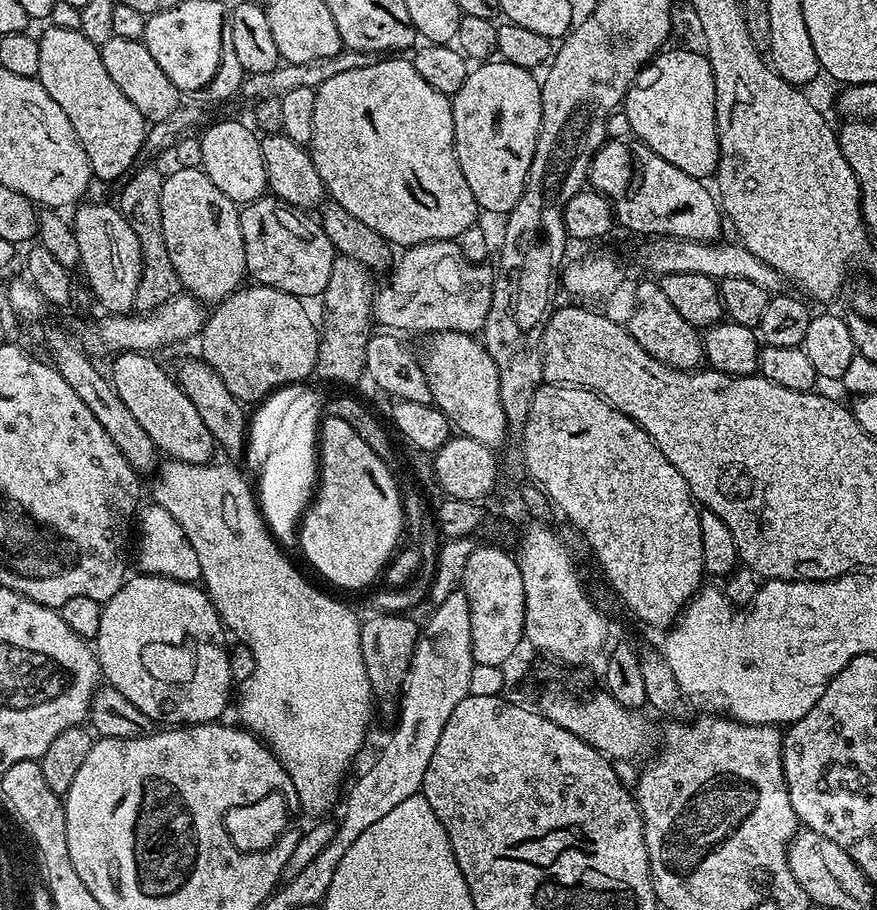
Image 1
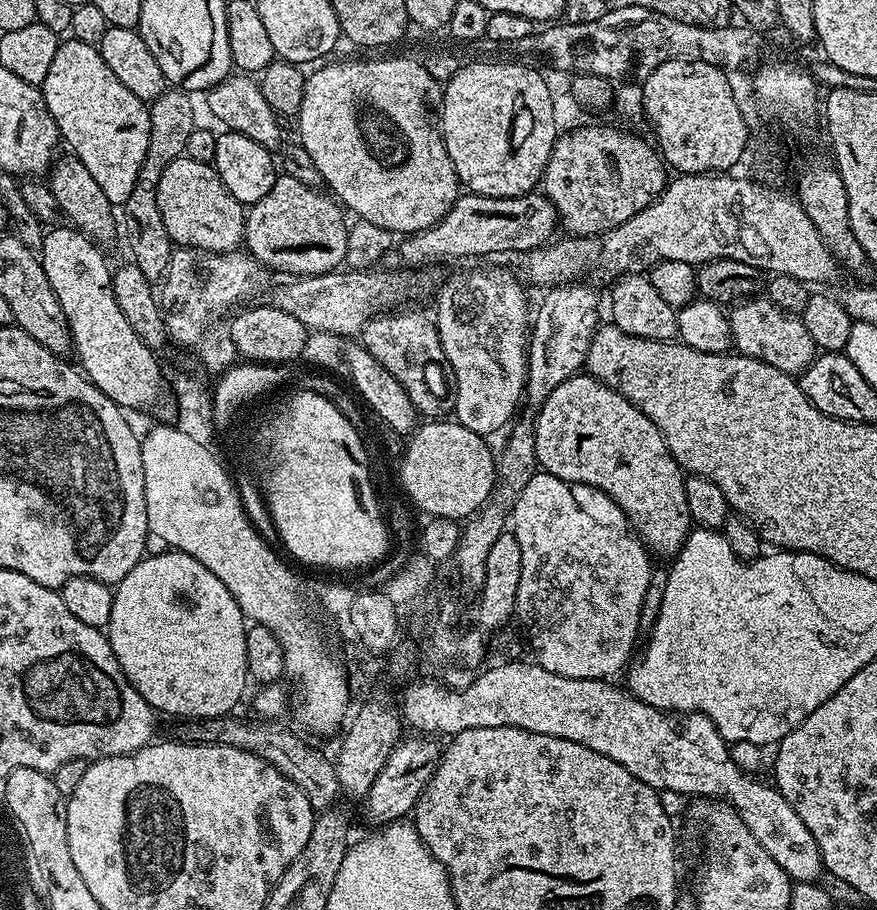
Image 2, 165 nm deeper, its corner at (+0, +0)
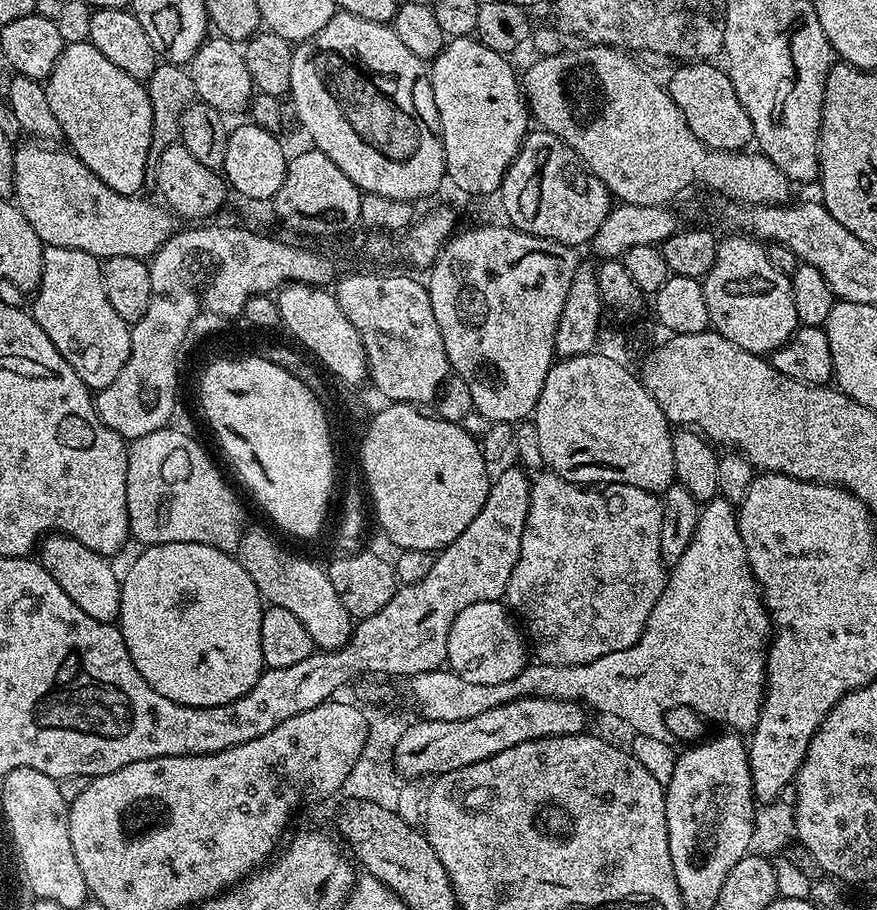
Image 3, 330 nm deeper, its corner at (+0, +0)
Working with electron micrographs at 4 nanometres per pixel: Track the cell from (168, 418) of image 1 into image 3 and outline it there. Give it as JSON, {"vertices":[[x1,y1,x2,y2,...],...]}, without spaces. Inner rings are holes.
{"vertices":[[45,247,42,278,34,299,30,314,84,385,89,390,109,386,130,356,131,334,129,324,118,318,110,298,106,298,101,261,80,249]]}

